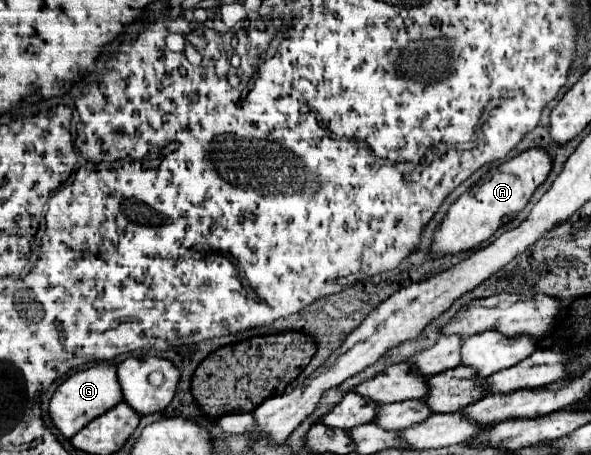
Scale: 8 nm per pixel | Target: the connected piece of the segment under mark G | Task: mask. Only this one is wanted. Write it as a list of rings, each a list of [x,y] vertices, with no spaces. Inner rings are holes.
[[[95,365],[83,371],[73,373],[65,379],[49,401],[49,417],[53,425],[63,433],[63,437],[73,437],[81,427],[85,427],[91,419],[105,413],[109,407],[121,401],[121,387],[117,383],[117,367],[115,365]]]

